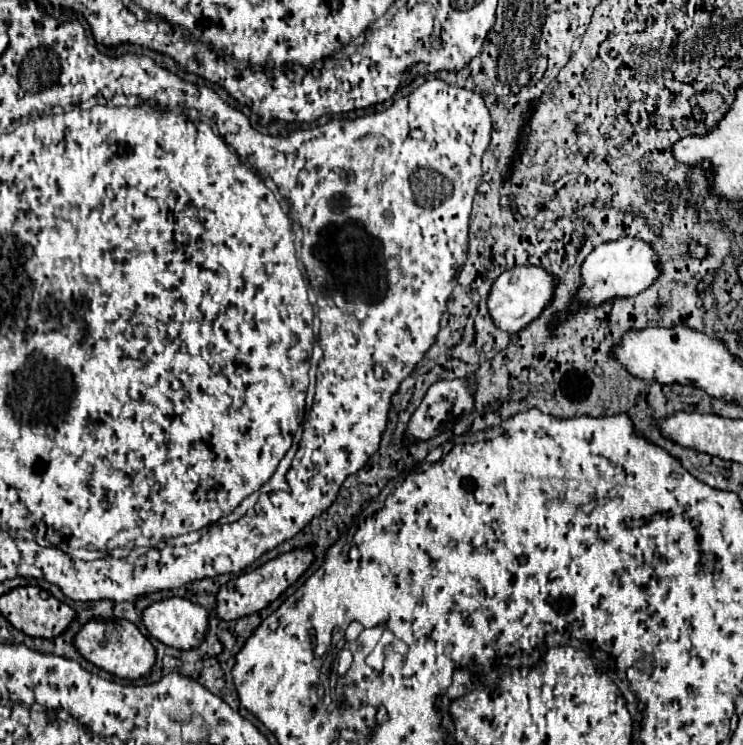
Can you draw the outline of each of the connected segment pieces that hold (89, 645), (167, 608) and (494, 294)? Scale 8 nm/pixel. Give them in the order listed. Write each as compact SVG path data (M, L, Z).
M90 619L82 629L74 635L74 647L78 653L94 663L96 667L120 677L120 679L140 679L150 675L150 669L156 661L156 649L152 643L138 631L138 627L126 619Z
M168 597L148 605L142 621L148 633L164 645L192 649L206 635L208 611L184 597Z
M516 265L508 271L504 271L492 285L490 295L488 295L488 313L494 321L494 325L506 333L516 333L518 329L526 327L534 317L542 313L542 309L550 303L552 299L552 289L556 287L554 277L546 273L542 267L532 267L532 265Z

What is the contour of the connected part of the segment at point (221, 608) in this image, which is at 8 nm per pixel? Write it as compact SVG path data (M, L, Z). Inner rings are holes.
M296 549L296 551L284 553L276 559L270 559L268 563L264 563L262 567L258 567L250 573L244 573L244 575L228 581L216 593L216 615L218 615L218 619L232 621L232 619L240 619L240 617L246 617L246 615L252 615L252 613L264 609L268 603L278 599L280 593L284 593L308 569L308 565L312 561L314 561L314 555L310 549Z

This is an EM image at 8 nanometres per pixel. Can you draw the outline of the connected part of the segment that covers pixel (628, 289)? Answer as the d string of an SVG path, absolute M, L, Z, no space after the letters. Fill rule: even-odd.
M624 237L612 243L602 243L582 263L582 287L574 293L570 309L592 309L602 307L610 299L634 297L640 291L648 289L658 279L658 275L660 273L654 263L654 249L646 241Z

